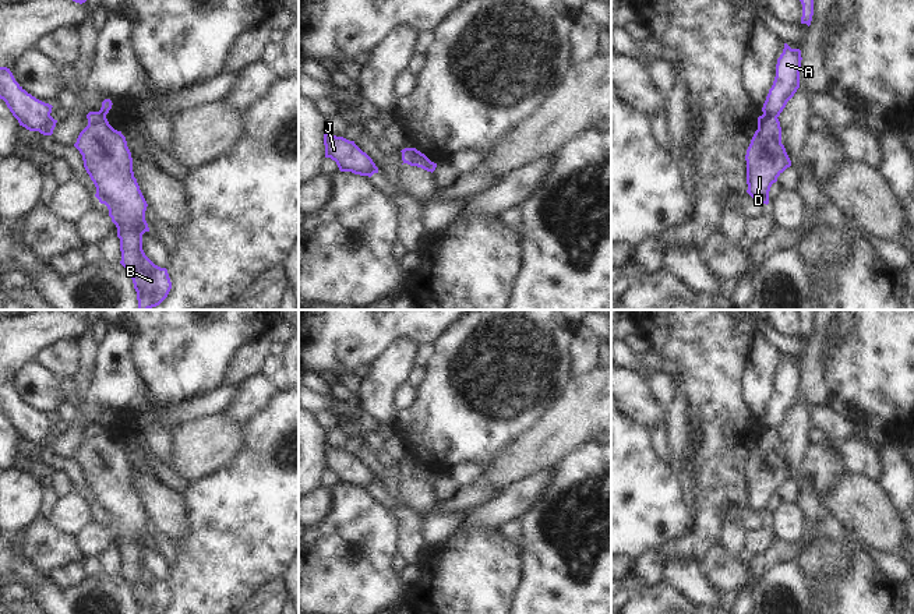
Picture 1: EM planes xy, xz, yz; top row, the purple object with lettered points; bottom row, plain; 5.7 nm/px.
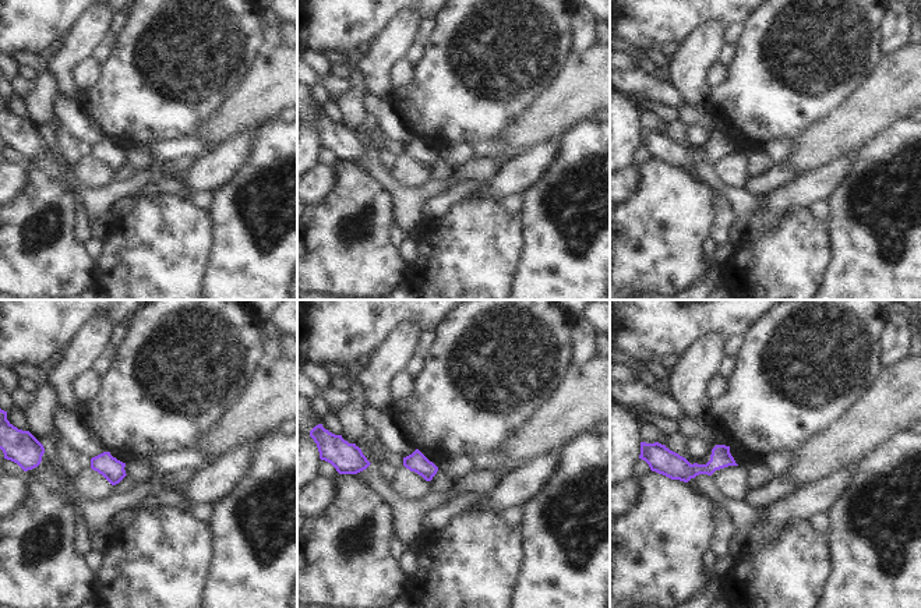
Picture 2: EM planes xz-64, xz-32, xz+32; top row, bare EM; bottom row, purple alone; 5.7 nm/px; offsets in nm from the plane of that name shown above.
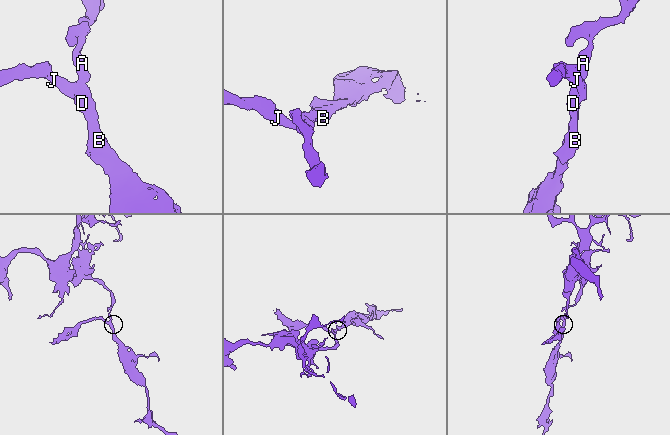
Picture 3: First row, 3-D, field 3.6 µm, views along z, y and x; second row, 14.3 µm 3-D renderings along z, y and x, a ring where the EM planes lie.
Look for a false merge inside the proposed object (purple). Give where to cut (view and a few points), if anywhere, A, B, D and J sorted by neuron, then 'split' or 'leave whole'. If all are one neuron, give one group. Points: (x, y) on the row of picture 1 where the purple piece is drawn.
cut in xz along (416, 150), (406, 162); A / B D J; split

